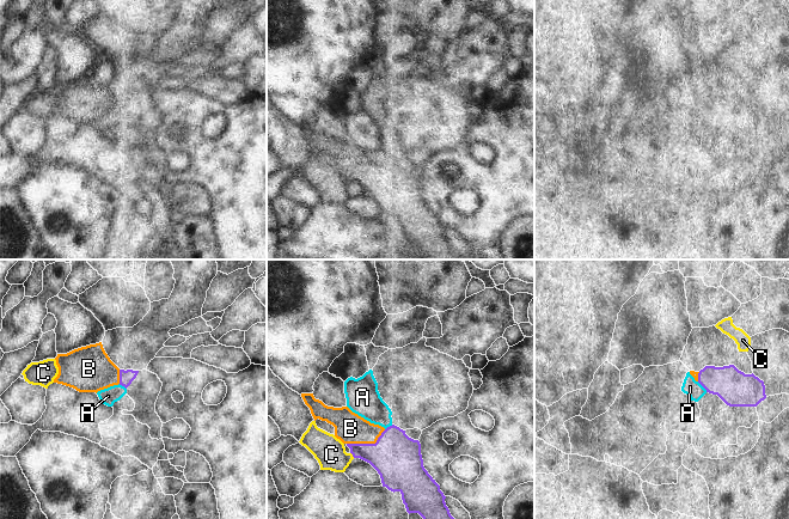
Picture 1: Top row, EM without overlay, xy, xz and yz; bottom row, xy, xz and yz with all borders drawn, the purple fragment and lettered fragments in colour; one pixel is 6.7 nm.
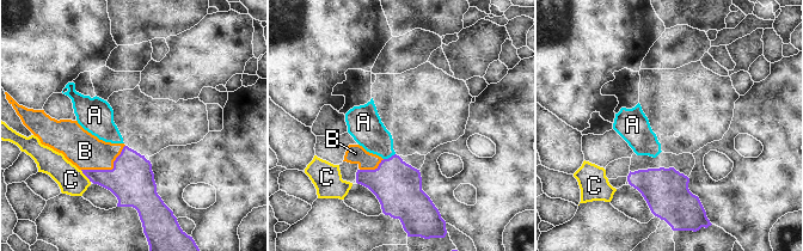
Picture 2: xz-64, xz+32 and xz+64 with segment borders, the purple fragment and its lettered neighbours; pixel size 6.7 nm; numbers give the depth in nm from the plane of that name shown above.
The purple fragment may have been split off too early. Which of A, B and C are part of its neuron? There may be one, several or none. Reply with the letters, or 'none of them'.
B

